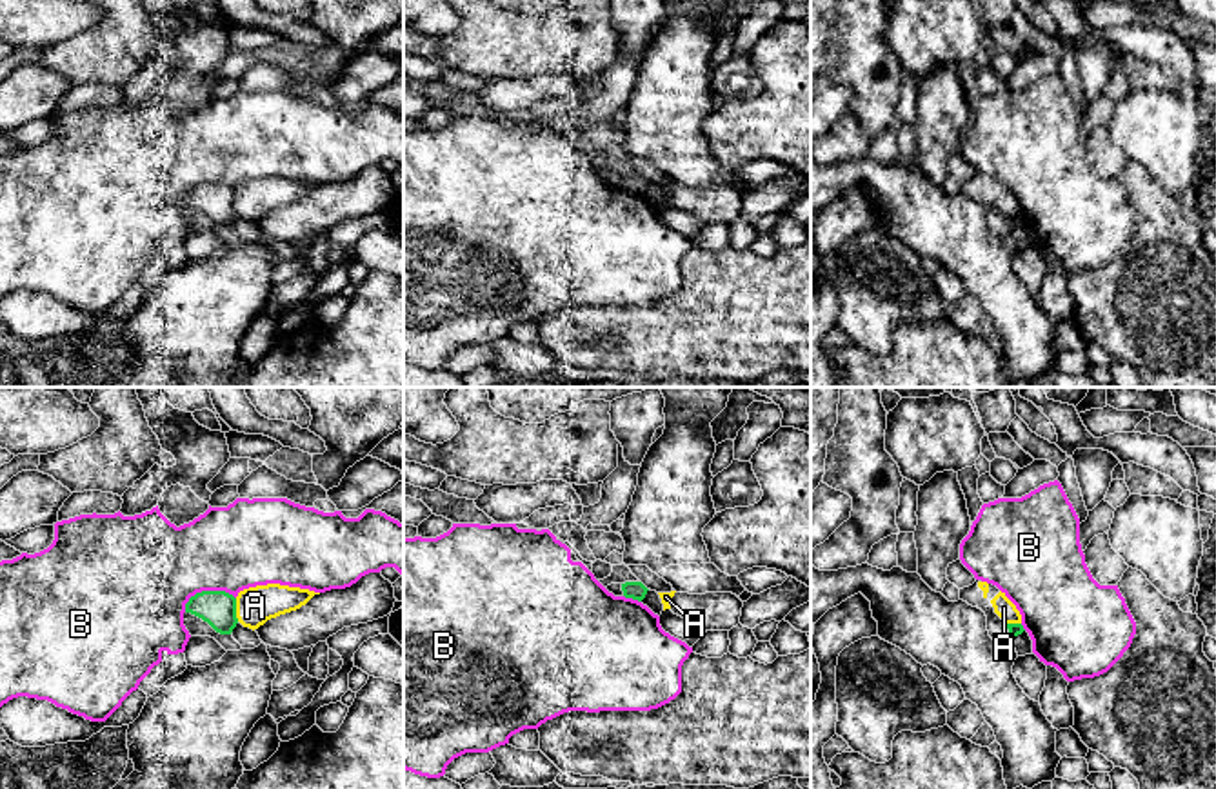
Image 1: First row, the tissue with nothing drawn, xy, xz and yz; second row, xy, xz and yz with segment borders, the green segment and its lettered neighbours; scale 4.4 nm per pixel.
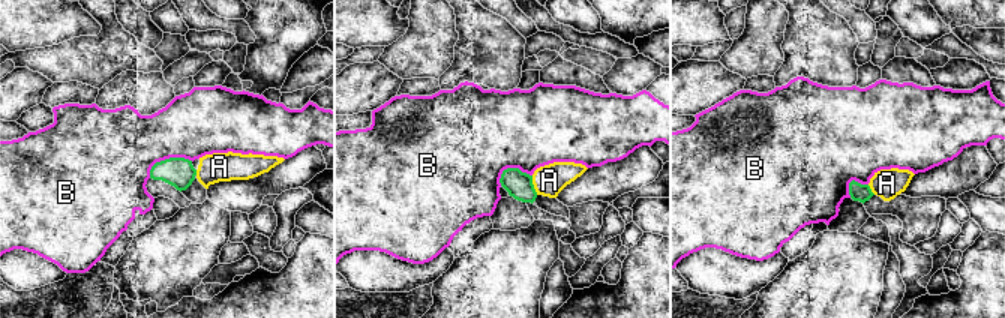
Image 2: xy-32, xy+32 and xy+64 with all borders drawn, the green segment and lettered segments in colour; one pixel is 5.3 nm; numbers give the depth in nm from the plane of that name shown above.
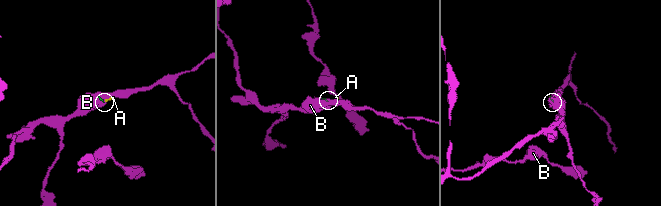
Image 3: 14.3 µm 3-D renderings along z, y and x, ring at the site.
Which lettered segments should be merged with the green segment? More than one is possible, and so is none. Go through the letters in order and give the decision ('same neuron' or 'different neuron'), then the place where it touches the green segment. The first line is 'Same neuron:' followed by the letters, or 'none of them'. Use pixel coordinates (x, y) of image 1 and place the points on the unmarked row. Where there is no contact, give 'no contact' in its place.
Same neuron: none of them
A: different neuron; meets green in xy at (235, 202)
B: different neuron; meets green in xy at (206, 184)

